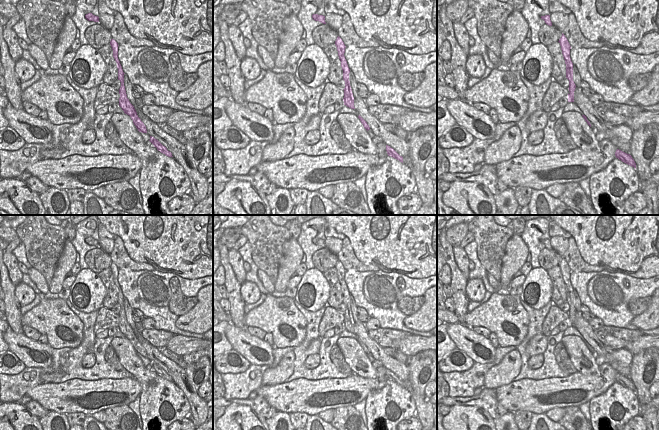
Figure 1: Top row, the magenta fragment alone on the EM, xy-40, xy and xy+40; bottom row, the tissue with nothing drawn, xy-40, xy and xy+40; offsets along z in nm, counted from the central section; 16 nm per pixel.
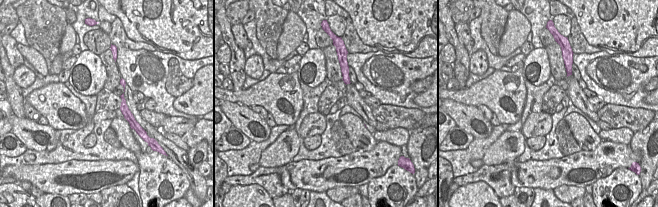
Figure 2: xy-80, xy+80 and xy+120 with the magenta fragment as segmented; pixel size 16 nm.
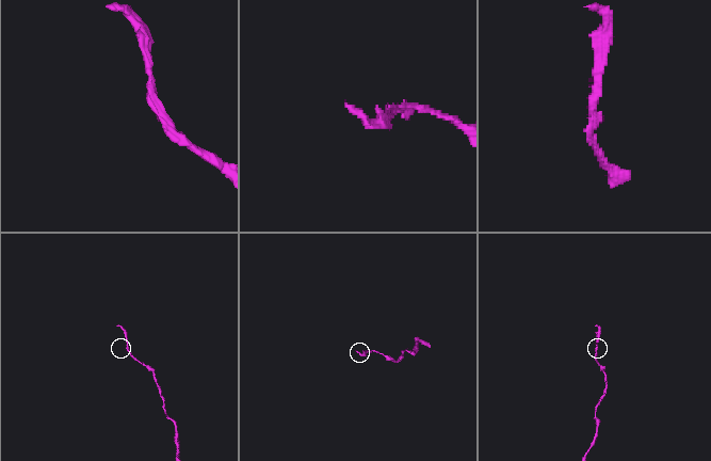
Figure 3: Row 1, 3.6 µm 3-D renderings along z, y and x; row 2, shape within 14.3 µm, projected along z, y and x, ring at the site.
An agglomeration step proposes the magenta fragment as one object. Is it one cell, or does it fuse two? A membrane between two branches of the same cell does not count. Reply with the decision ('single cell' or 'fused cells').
single cell

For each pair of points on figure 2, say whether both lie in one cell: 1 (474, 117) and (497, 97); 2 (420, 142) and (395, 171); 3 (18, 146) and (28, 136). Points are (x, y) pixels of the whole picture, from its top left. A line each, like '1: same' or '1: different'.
1: different
2: different
3: different

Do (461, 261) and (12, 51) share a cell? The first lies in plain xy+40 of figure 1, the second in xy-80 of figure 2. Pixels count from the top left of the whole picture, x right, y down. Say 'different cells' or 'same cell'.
same cell

